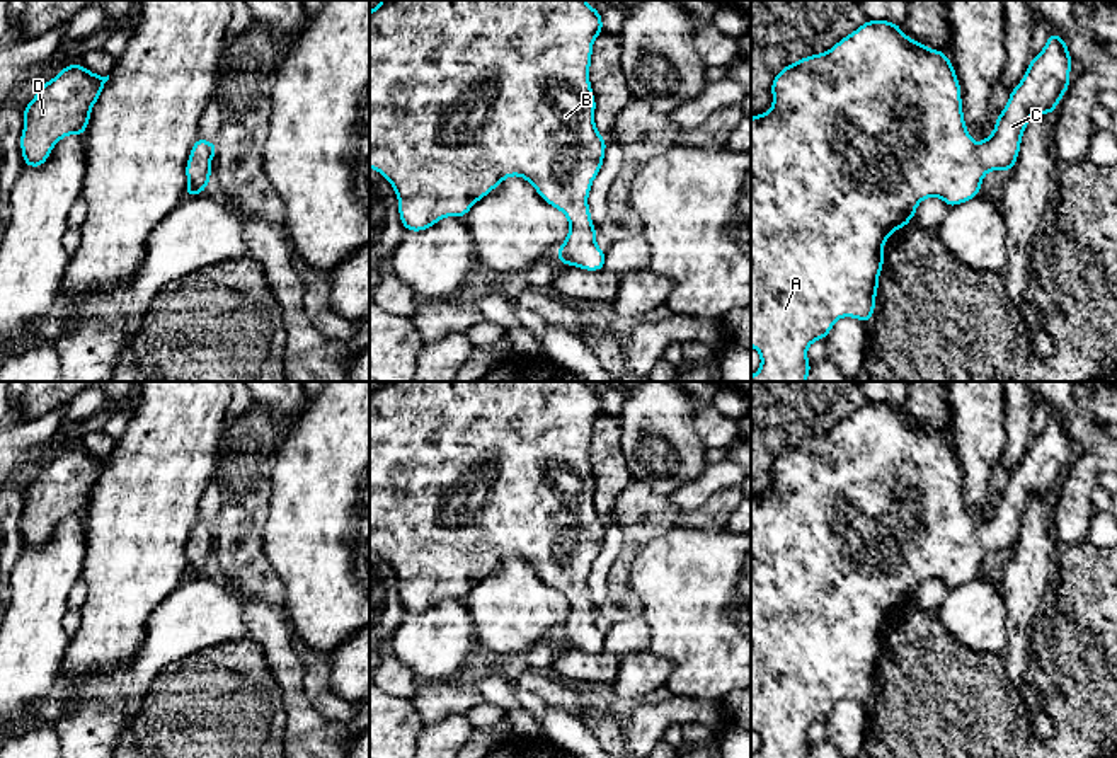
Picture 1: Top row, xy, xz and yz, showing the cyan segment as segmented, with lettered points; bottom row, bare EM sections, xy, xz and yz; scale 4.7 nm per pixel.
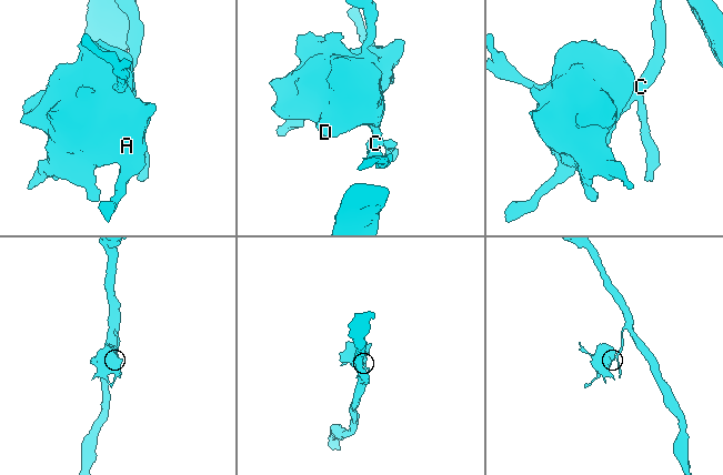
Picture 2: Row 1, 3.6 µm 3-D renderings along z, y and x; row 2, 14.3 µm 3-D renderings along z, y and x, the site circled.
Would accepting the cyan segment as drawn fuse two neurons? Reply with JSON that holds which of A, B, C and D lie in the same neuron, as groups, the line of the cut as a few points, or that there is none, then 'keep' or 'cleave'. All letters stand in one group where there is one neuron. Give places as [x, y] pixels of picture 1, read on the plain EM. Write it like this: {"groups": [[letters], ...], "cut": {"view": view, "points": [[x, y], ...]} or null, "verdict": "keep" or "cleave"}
{"groups": [["A", "B", "C", "D"]], "cut": null, "verdict": "keep"}

